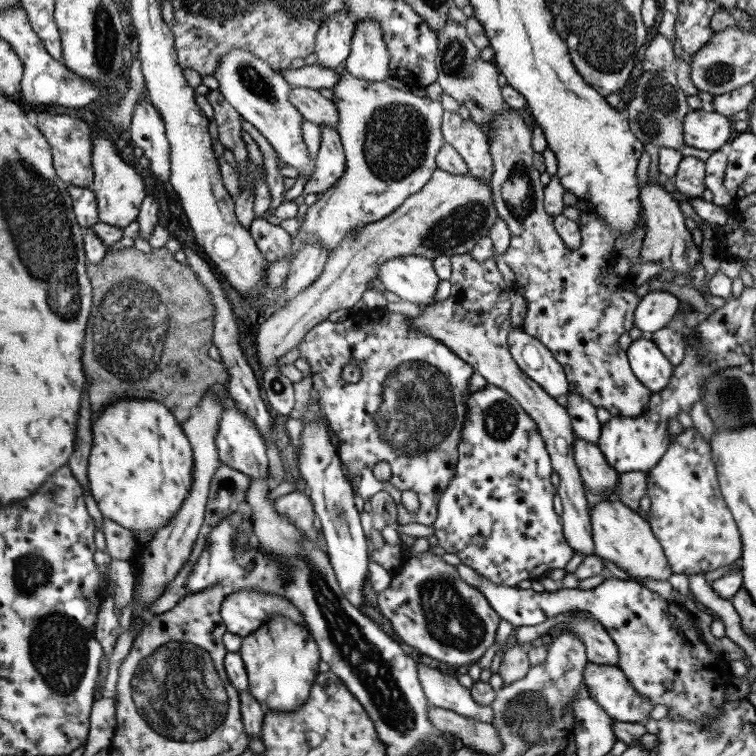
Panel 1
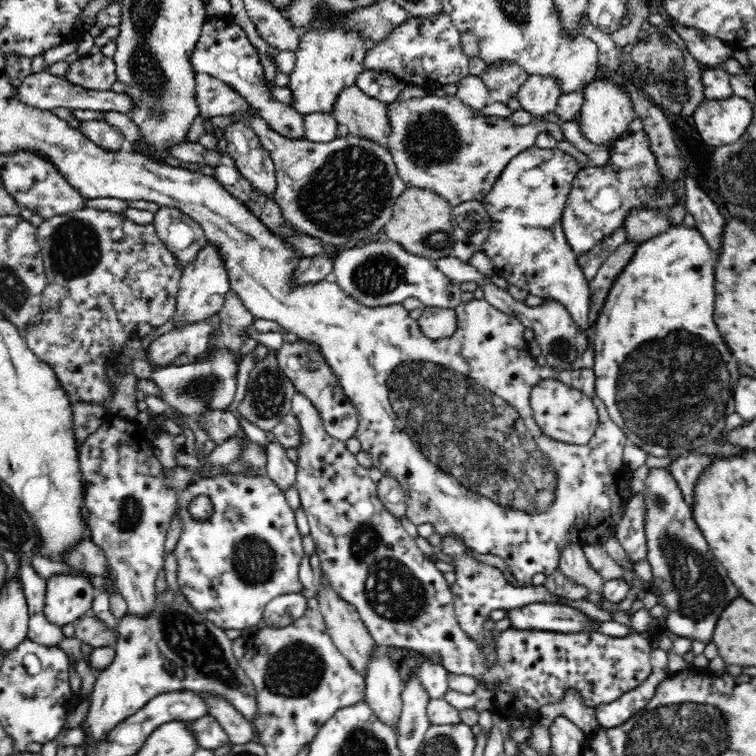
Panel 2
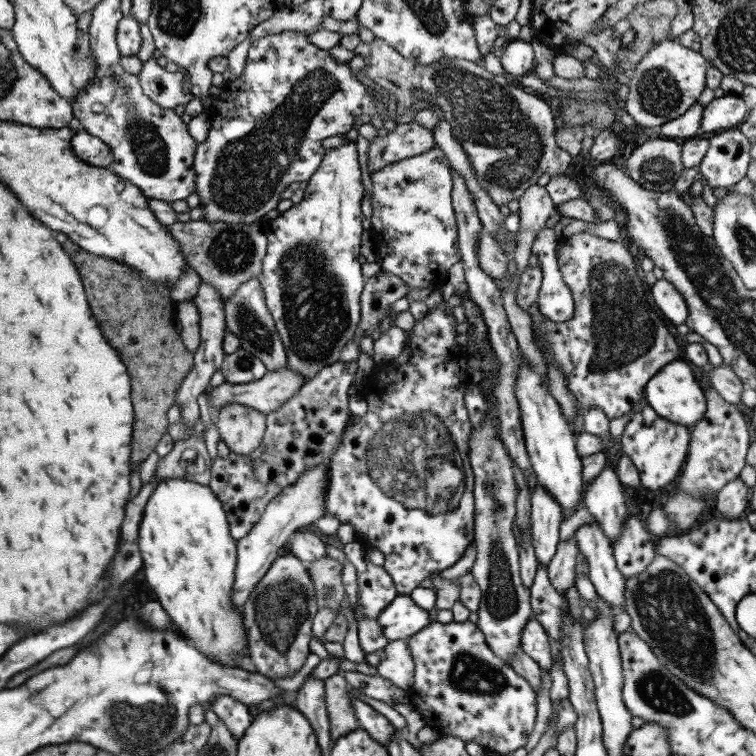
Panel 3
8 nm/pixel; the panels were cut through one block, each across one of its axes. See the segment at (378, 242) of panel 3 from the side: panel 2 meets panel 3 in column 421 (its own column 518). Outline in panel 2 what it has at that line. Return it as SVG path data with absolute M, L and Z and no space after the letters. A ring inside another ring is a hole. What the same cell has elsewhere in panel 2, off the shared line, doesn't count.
M532 146L519 152L502 169L501 175L494 181L490 192L481 200L490 218L490 232L482 244L484 253L490 257L494 268L508 283L520 290L535 294L540 298L554 298L566 306L574 319L576 330L586 330L590 326L590 287L578 264L576 255L564 236L561 223L563 211L572 188L572 179L581 168L574 157L558 148L539 148Z

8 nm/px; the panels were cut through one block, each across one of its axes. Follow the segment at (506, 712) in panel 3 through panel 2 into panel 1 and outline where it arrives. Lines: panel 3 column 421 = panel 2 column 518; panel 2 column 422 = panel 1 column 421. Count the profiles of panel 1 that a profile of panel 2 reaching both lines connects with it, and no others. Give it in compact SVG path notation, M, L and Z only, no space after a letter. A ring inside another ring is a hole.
M431 548L401 562L399 571L389 580L389 587L377 593L376 600L379 612L389 621L395 634L405 644L433 660L451 666L463 666L476 662L493 644L500 620L499 616L491 610L483 594L459 579L455 566L445 564L440 557L434 556Z

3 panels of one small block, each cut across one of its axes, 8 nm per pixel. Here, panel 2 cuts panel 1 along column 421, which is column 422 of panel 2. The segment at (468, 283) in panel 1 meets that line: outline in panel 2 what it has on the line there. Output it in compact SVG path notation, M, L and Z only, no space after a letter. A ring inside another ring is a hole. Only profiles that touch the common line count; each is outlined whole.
M421 307L422 313L417 319L420 330L426 338L438 340L452 336L457 329L456 310Z

